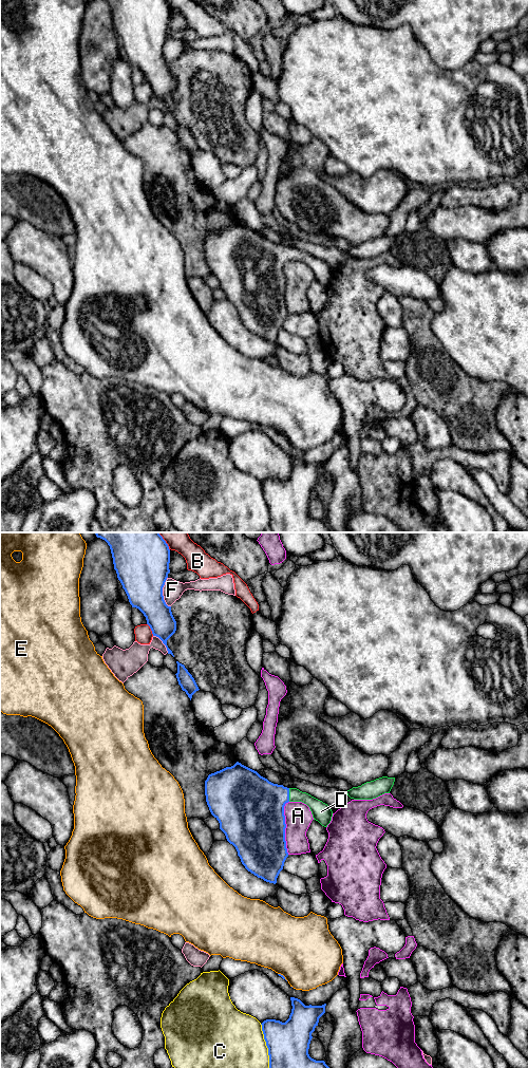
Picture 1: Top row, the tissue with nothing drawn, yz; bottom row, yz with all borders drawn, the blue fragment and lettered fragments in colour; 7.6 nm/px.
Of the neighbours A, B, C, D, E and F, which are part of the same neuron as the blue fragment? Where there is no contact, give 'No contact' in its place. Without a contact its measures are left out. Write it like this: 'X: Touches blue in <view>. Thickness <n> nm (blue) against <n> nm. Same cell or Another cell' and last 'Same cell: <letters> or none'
A: Touches blue in yz. Thickness 480 nm (blue) against 200 nm. Another cell
B: Touches blue in yz. Thickness 220 nm (blue) against 130 nm. Another cell
C: Touches blue in yz. Thickness 320 nm (blue) against 500 nm. Another cell
D: Touches blue in yz. Thickness 400 nm (blue) against 120 nm. Same cell
E: Touches blue in yz. Thickness 20 nm (blue) against 500 nm. Another cell
F: Touches blue in yz. Thickness 400 nm (blue) against 150 nm. Another cell
Same cell: D

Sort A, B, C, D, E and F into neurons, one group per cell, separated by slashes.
A / B / C / D / E / F

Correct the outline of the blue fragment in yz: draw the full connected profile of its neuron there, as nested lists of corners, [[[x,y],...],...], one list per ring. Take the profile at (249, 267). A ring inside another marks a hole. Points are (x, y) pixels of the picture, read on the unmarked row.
[[[237,221],[231,226],[211,232],[205,240],[206,261],[211,274],[219,280],[220,288],[232,303],[245,327],[269,342],[277,342],[288,316],[285,300],[284,265],[288,261],[306,263],[314,279],[327,286],[333,270],[322,260],[297,247],[287,247],[269,241],[257,230]]]

